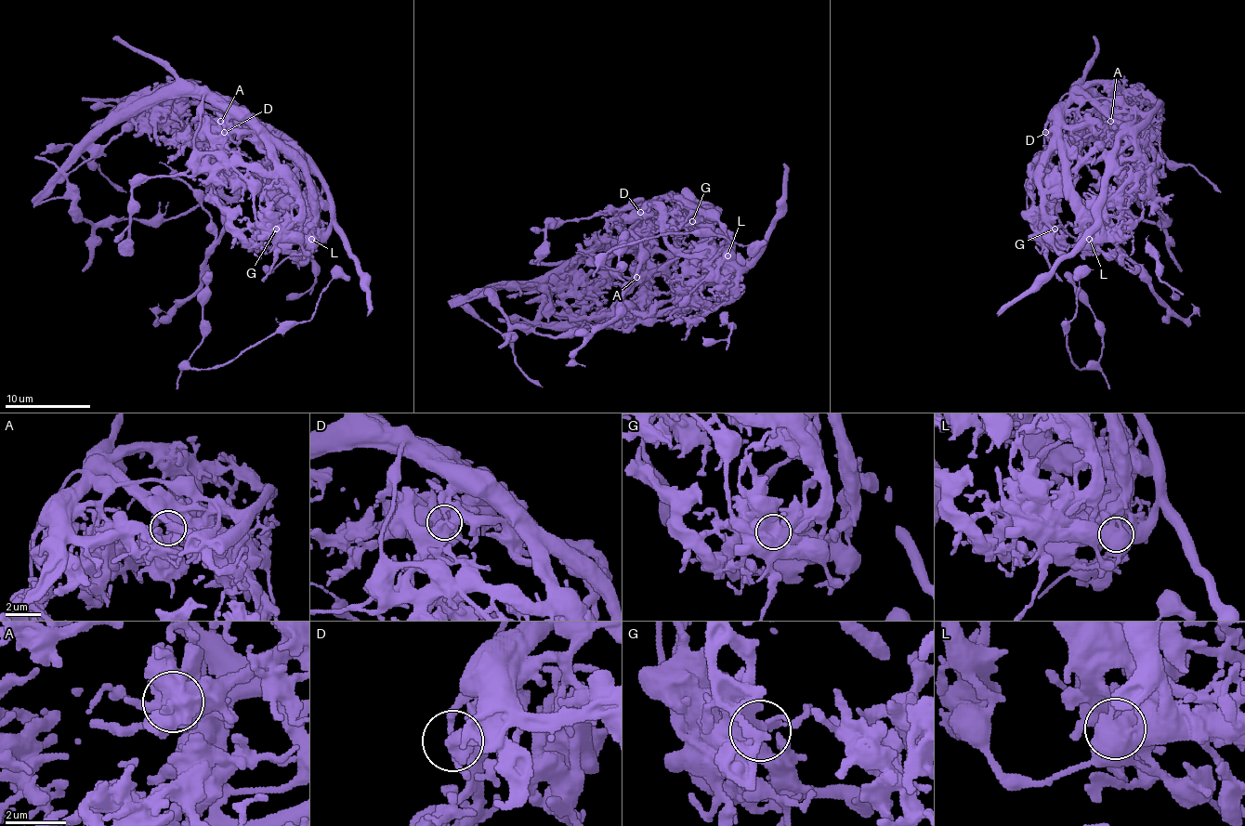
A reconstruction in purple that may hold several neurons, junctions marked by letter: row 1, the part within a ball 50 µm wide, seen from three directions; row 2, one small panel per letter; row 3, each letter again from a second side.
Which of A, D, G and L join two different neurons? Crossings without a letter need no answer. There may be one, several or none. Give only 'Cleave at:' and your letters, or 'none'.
Cleave at: D, L

